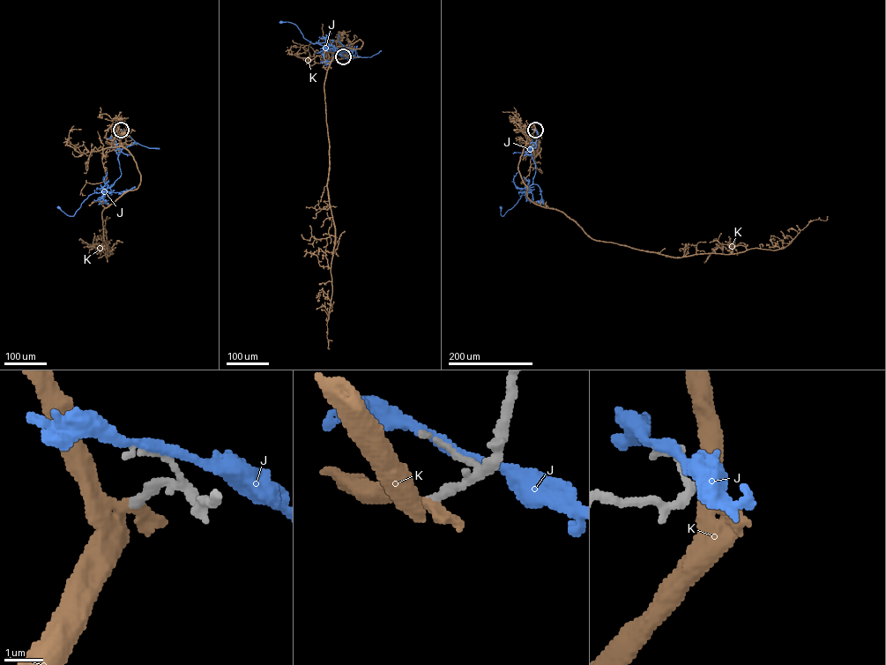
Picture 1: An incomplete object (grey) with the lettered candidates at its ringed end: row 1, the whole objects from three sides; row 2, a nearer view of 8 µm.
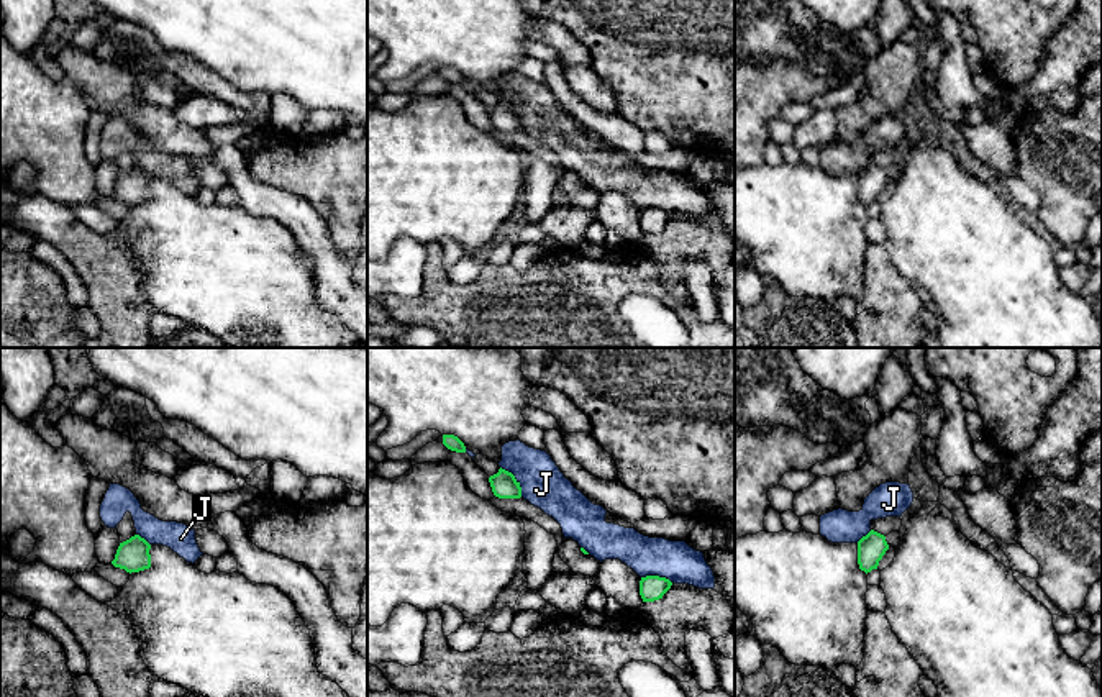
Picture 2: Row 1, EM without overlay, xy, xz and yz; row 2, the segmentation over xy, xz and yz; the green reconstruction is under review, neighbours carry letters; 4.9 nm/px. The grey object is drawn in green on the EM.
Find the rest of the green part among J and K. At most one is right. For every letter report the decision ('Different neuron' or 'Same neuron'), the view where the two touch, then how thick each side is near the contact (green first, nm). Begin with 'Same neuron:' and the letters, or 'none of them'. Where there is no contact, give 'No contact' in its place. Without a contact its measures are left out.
Same neuron: K
J: Different neuron. Touches green in xz. Thickness 130 nm (green) against 220 nm
K: Same neuron. No contact

